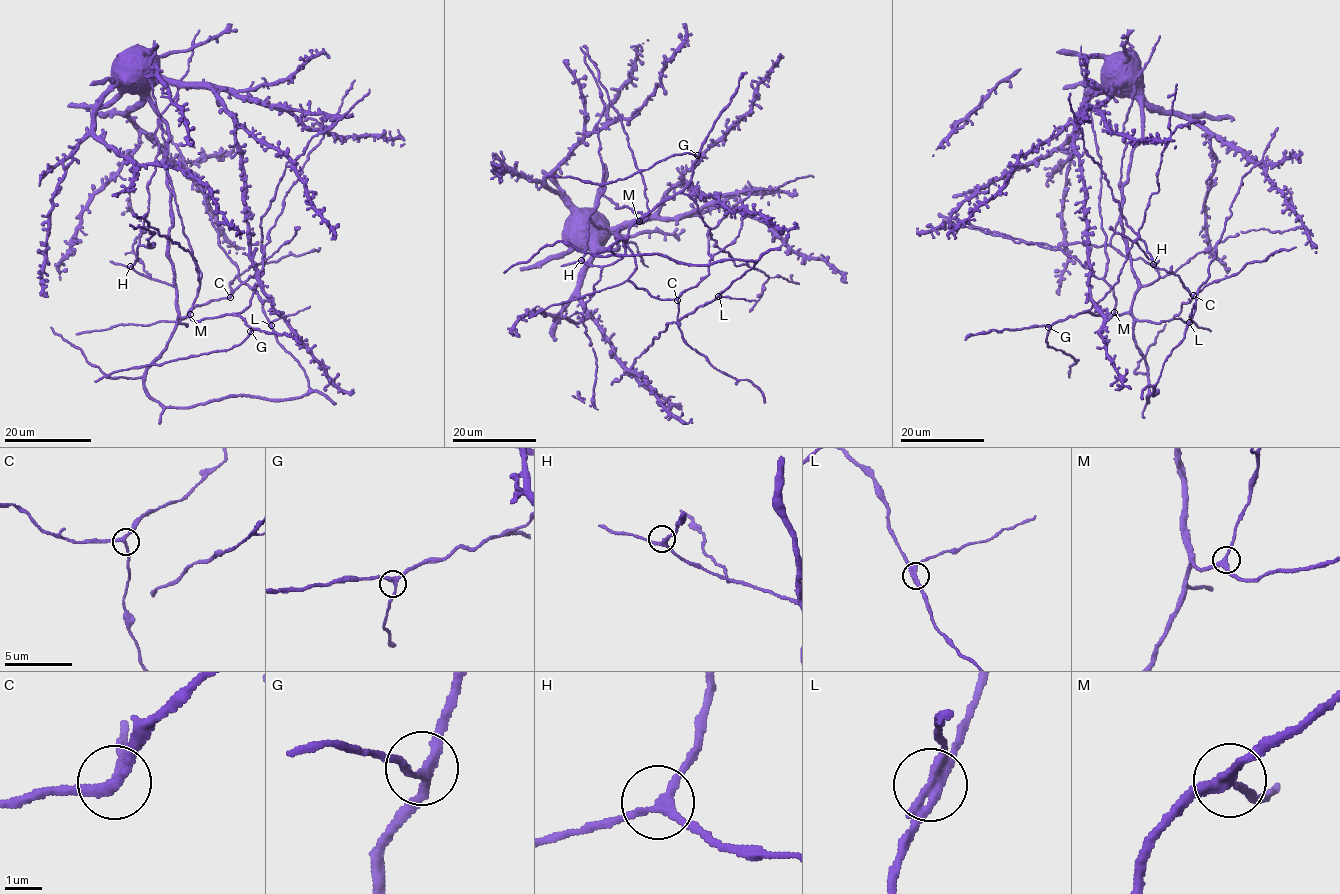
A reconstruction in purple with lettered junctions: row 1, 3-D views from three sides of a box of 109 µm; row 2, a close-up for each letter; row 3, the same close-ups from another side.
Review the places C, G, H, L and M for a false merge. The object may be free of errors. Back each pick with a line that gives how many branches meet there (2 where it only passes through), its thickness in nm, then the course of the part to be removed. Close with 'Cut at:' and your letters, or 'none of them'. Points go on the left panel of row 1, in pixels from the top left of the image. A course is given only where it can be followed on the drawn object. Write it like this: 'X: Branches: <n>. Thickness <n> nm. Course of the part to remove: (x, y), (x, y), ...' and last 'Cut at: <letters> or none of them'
L: Branches: 3. Thickness 260 nm. Course of the part to remove: (271, 325), (273, 321), (310, 306)
Cut at: L

